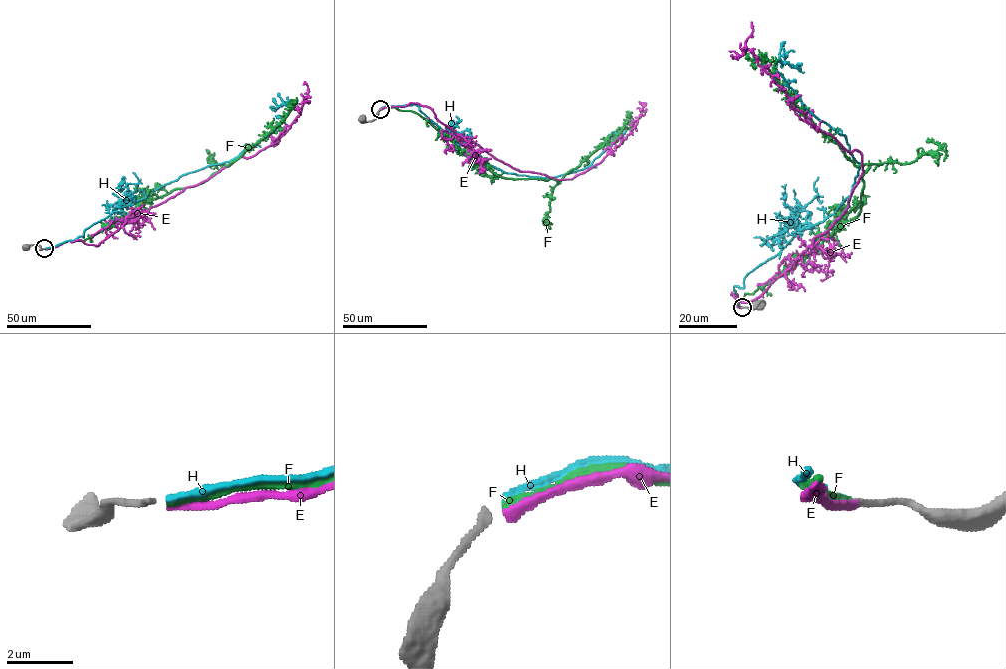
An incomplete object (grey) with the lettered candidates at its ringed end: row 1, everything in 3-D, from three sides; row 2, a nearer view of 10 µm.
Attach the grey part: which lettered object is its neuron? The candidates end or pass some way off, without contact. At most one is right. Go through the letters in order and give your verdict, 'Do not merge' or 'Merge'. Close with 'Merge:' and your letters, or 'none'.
E: Do not merge
F: Do not merge
H: Merge
Merge: H

